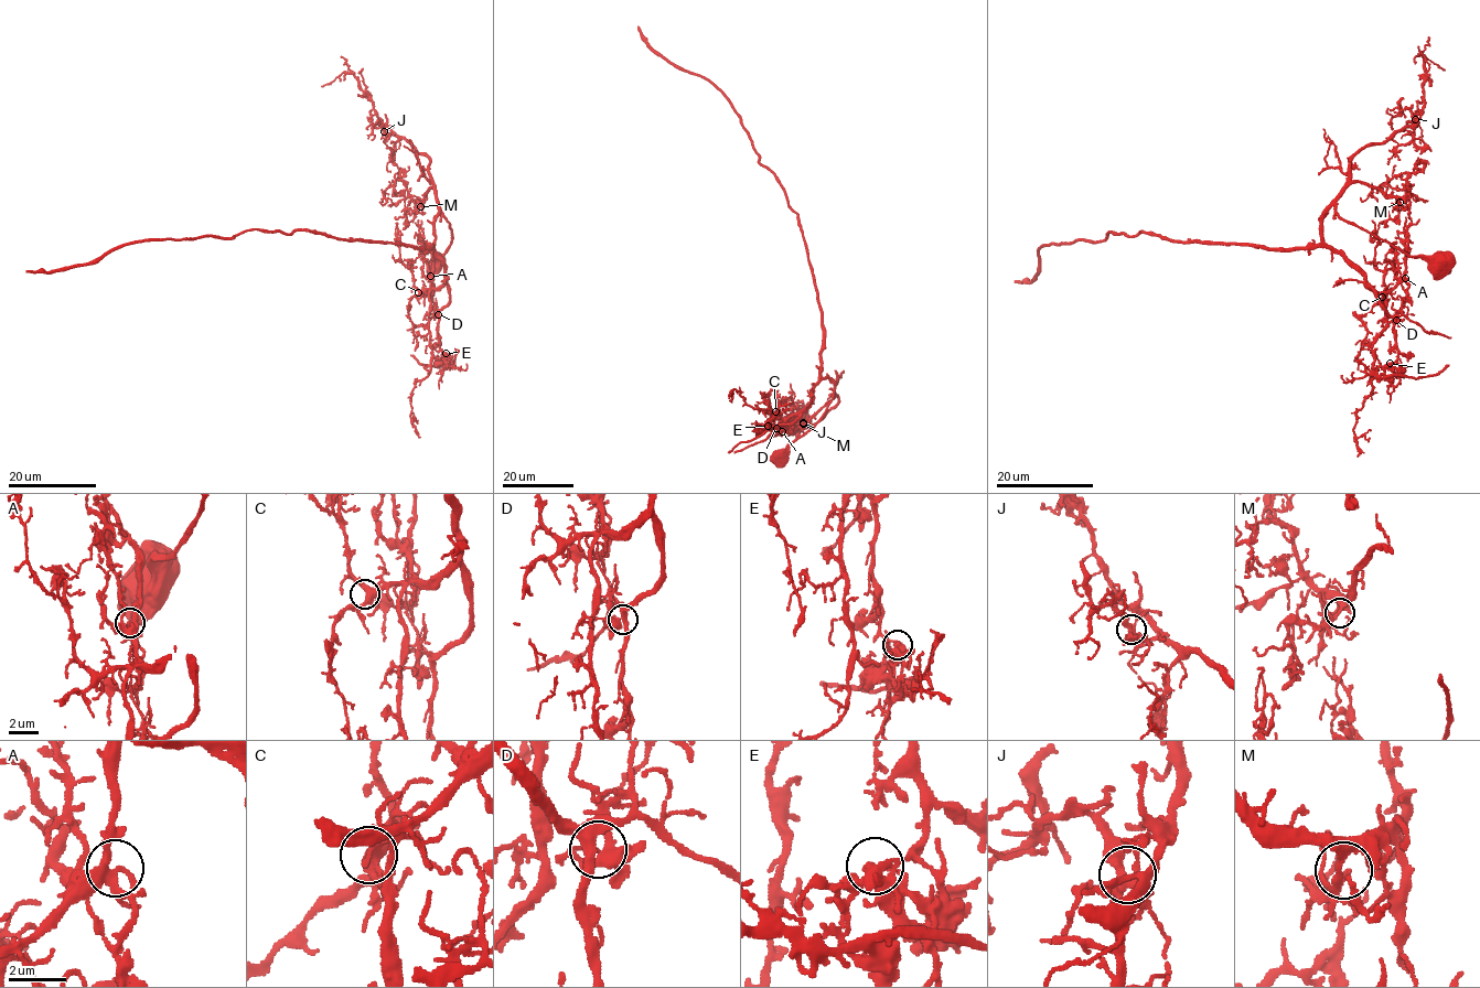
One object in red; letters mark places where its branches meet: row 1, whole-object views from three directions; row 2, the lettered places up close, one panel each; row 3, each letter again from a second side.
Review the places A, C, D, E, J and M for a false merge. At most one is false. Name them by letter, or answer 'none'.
E

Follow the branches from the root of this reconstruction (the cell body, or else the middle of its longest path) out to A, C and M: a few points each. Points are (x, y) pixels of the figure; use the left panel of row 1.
A: (437, 259), (452, 234), (439, 210), (433, 250), (446, 279), (433, 289), (430, 276)
C: (437, 259), (452, 234), (439, 210), (433, 250), (446, 279), (437, 289), (418, 292)
M: (437, 259), (436, 256), (443, 256), (451, 240), (449, 224), (441, 214), (433, 189), (428, 189), (420, 206)

